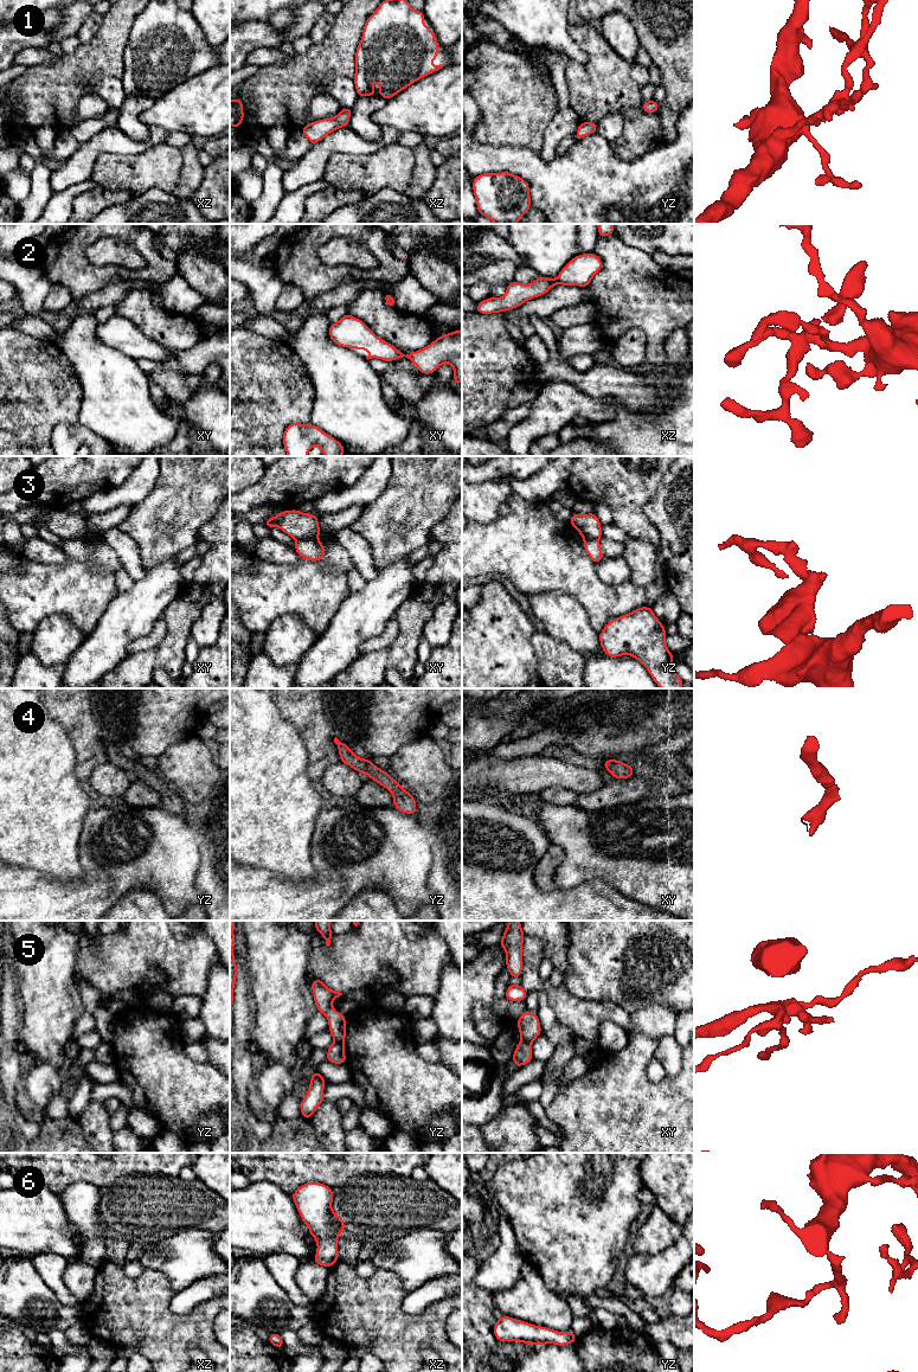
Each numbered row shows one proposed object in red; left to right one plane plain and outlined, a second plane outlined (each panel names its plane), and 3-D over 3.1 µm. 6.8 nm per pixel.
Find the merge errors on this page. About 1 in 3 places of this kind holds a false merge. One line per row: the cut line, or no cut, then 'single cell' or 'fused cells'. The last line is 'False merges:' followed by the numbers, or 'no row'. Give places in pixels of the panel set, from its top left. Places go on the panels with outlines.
1: no cut; single cell
2: no cut; single cell
3: cut in xy along (316, 537), (297, 540); fused cells
4: no cut; single cell
5: cut in yz along (334, 1040), (342, 1044); fused cells
6: no cut; single cell
False merges: 3, 5

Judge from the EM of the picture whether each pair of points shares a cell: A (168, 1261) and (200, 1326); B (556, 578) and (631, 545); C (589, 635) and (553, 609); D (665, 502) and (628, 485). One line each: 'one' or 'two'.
A: two
B: two
C: one
D: two

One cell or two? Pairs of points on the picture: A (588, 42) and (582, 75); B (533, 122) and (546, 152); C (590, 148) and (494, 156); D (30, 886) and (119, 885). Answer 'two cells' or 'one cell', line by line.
A: one cell
B: two cells
C: one cell
D: one cell

